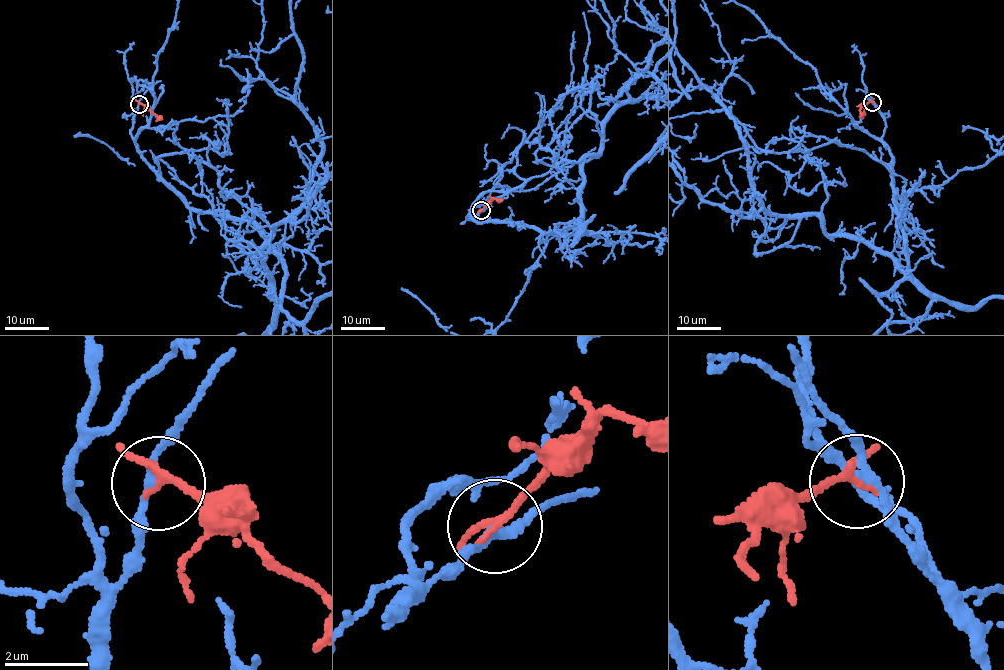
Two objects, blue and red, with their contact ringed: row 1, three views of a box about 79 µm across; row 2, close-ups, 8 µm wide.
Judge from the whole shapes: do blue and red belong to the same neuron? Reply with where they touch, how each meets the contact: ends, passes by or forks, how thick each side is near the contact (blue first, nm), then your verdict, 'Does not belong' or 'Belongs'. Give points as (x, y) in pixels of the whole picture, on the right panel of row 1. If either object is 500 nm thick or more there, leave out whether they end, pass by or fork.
Place: (872, 102). At the ring blue passes by. At the ring red passes by. Thickness 170 nm (blue) against 170 nm. Does not belong

